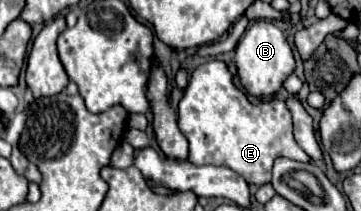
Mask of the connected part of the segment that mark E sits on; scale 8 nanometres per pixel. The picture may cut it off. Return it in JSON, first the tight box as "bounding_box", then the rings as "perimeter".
{"bounding_box":[177,61,311,185],"perimeter":[[[209,61],[191,73],[183,99],[179,101],[177,121],[189,141],[189,161],[193,165],[225,165],[241,175],[249,185],[271,181],[275,157],[311,161],[295,143],[291,111],[285,101],[249,101],[249,95],[233,85],[233,77],[223,61]]]}

